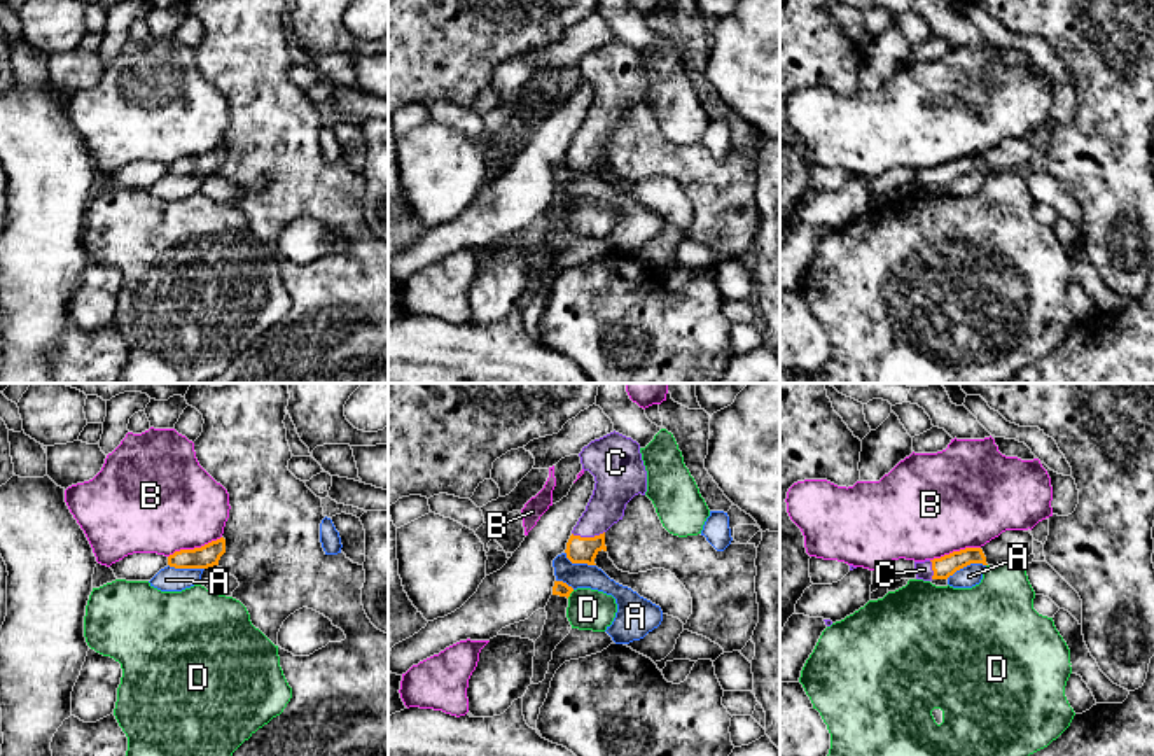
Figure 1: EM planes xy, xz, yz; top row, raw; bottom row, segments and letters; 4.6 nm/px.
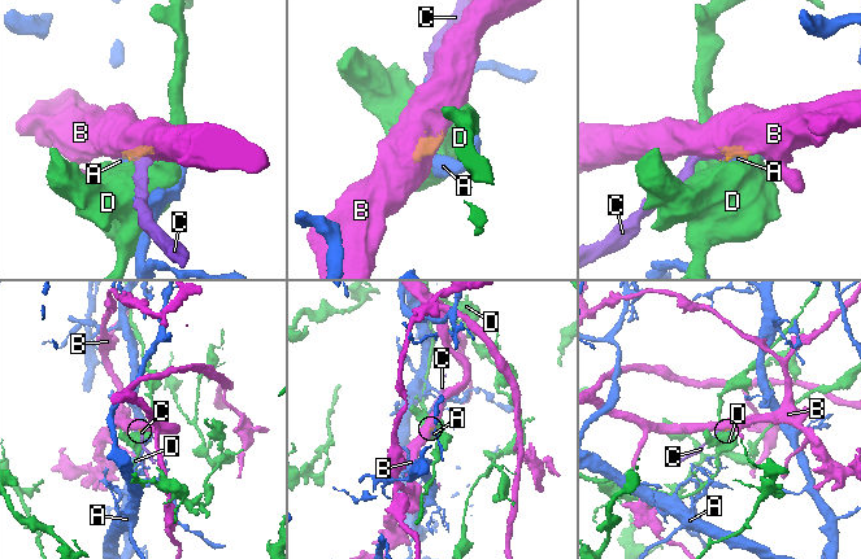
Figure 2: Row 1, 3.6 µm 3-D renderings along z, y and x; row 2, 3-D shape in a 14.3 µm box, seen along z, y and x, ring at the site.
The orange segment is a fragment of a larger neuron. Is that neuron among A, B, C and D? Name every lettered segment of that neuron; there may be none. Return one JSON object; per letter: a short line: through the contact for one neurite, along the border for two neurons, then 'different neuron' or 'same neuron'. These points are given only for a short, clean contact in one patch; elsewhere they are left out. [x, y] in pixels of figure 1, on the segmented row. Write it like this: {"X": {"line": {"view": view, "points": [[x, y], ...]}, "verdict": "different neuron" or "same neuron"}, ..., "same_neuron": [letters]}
{"A": {"line": {"view": "yz", "points": [[985, 564], [967, 564], [946, 578]]}, "verdict": "different neuron"}, "B": {"verdict": "different neuron"}, "C": {"line": {"view": "xz", "points": [[579, 550], [588, 538], [612, 490]]}, "verdict": "same neuron"}, "D": {"verdict": "different neuron"}, "same_neuron": ["C"]}

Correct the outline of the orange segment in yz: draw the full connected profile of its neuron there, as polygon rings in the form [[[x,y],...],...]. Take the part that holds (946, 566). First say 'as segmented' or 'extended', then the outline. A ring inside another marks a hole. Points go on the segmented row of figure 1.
extended | [[[1005,530],[981,548],[965,548],[941,558],[914,562],[916,579],[948,579],[970,565],[1025,564],[1033,553],[1033,536],[1025,530]]]

